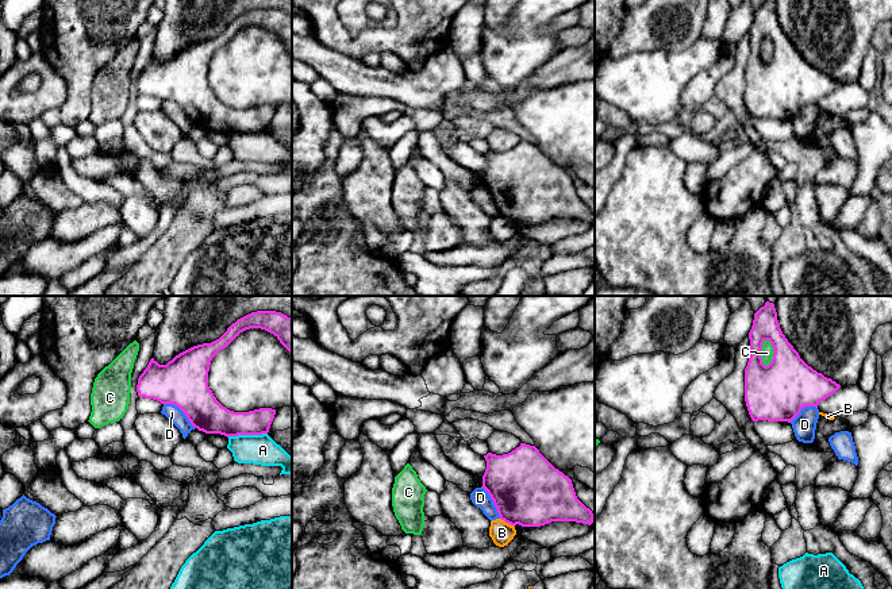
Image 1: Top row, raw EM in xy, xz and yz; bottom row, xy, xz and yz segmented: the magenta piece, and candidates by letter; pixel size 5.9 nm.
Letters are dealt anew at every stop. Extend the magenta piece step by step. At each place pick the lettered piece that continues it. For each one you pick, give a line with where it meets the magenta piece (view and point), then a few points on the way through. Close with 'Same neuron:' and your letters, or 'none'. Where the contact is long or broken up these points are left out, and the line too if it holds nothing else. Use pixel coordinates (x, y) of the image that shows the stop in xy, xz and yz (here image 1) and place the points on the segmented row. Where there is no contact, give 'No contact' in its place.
Same neuron: none

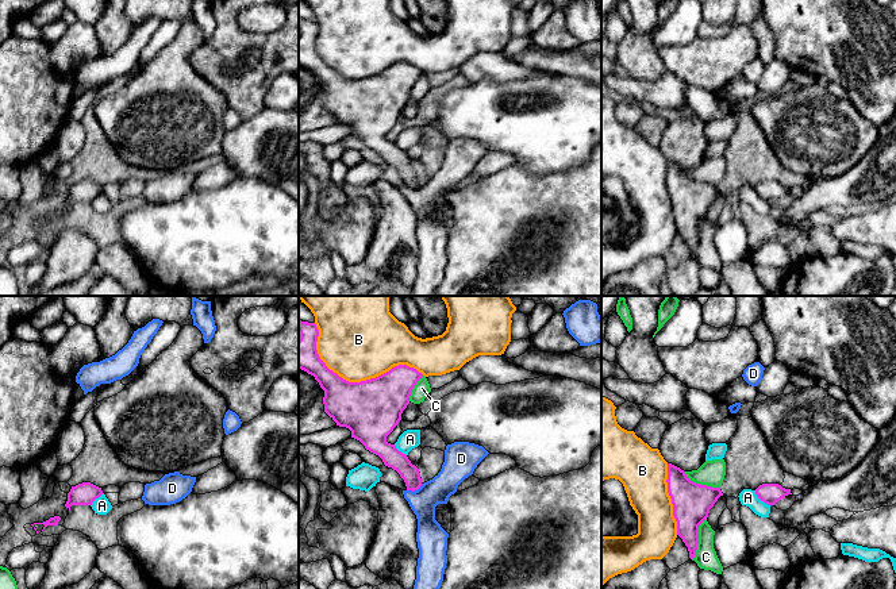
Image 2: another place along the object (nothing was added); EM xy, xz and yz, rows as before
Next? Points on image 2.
Same neuron: none

